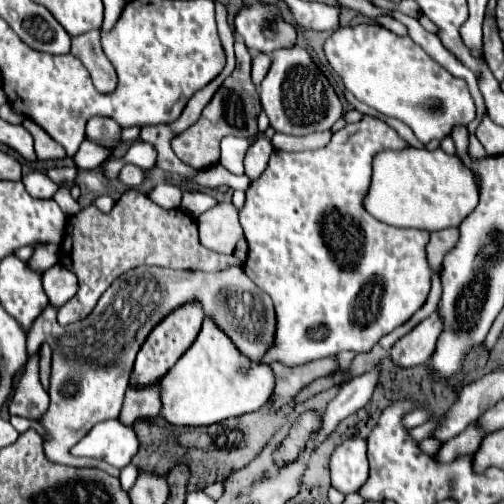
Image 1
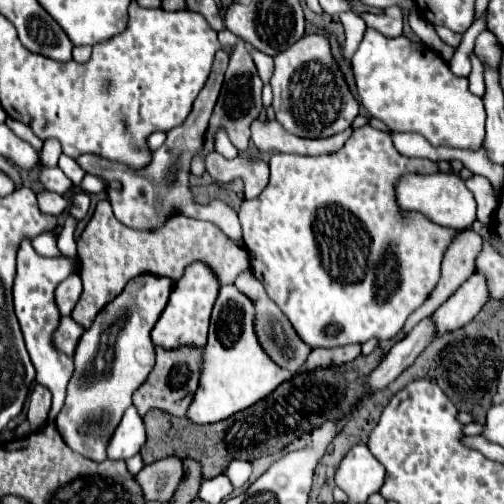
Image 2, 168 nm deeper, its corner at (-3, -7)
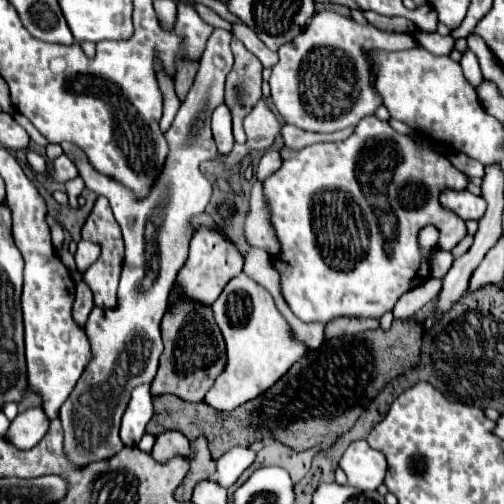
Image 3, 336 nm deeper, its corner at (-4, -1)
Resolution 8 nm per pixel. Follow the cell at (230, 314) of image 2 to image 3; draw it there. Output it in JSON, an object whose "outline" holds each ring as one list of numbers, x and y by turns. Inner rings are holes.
{"outline":[[246,274,234,276,224,286,212,312,226,342,226,366,204,398,204,402,214,410,230,412,266,392,298,358,302,358,302,354,306,354,306,348,292,340,290,328,276,310,270,294]]}

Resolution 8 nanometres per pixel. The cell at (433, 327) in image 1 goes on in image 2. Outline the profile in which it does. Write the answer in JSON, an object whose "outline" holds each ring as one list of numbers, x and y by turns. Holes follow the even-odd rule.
{"outline":[[475,272,457,292,435,310,433,318,437,324,437,334,449,332,453,328,461,328,469,320,473,320,481,308,489,302,489,288,485,286,485,276]]}

